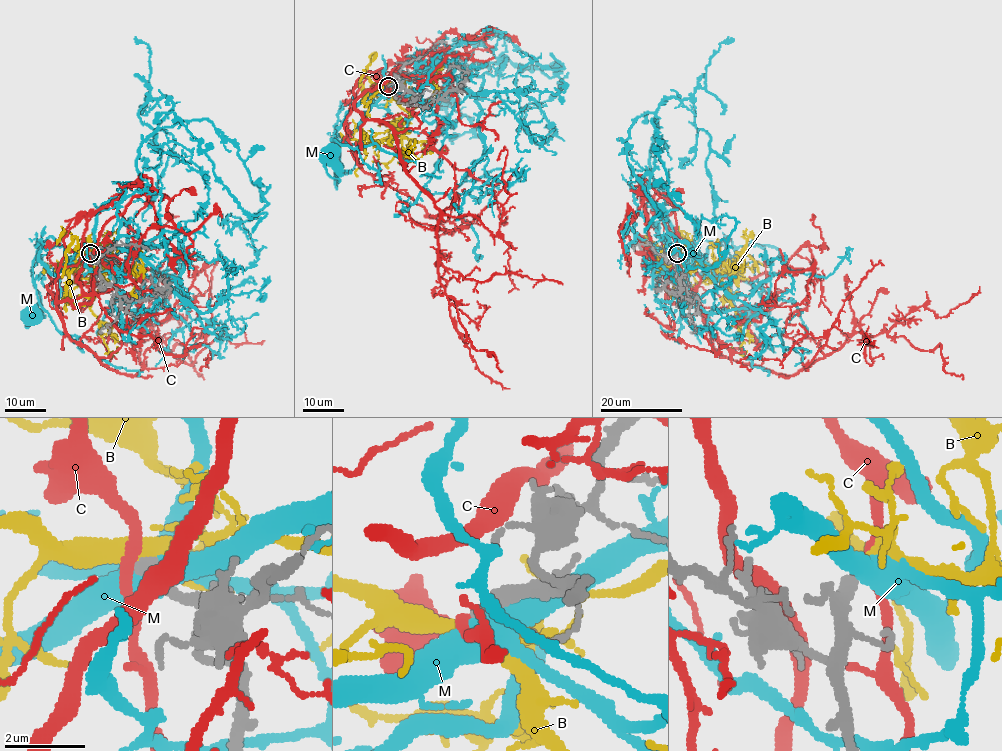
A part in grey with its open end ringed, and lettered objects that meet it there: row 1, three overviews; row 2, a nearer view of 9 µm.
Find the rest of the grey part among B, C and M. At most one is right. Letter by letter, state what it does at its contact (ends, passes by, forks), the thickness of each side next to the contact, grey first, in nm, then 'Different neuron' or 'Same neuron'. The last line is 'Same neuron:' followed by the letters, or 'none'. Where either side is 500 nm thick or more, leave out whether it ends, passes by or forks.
B: It forks there. Thickness 340 nm (grey) against 280 nm. Same neuron
C: It passes by. Thickness 320 nm (grey) against 260 nm. Different neuron
M: Thickness 380 nm (grey) against 500 nm. Different neuron
Same neuron: B

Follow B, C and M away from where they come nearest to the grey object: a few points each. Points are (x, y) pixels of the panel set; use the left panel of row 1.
B: (90, 254), (111, 263), (104, 271), (90, 309), (98, 321), (103, 342), (111, 352), (115, 352), (117, 346)
C: (89, 254), (81, 214), (55, 282), (63, 328), (130, 375), (155, 310), (171, 317), (211, 286)
M: (90, 254), (51, 273), (38, 260), (39, 245), (31, 273), (40, 296), (40, 314), (27, 326), (31, 318)

